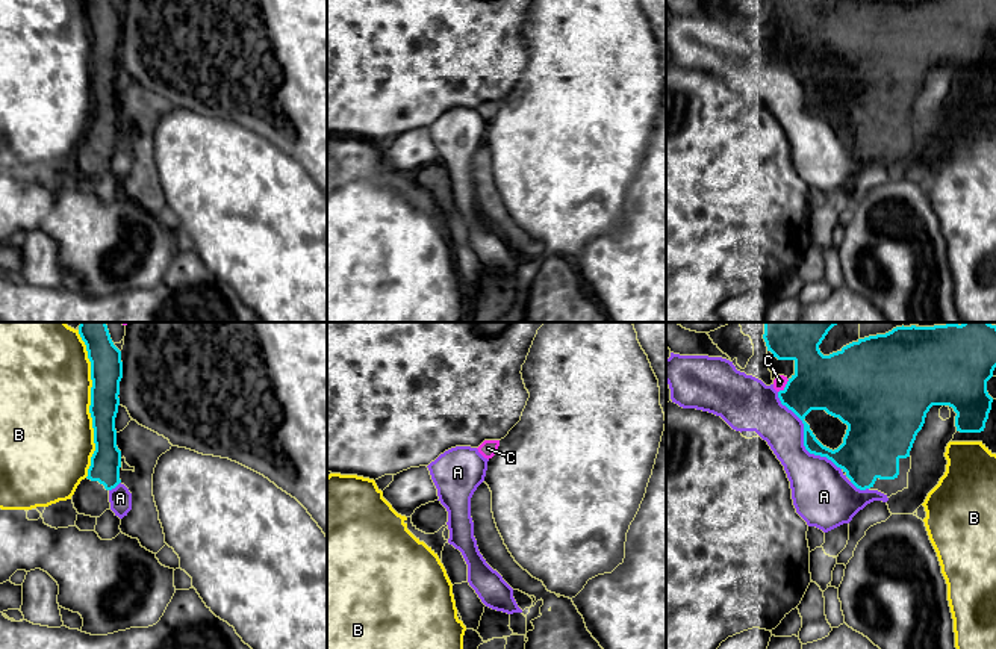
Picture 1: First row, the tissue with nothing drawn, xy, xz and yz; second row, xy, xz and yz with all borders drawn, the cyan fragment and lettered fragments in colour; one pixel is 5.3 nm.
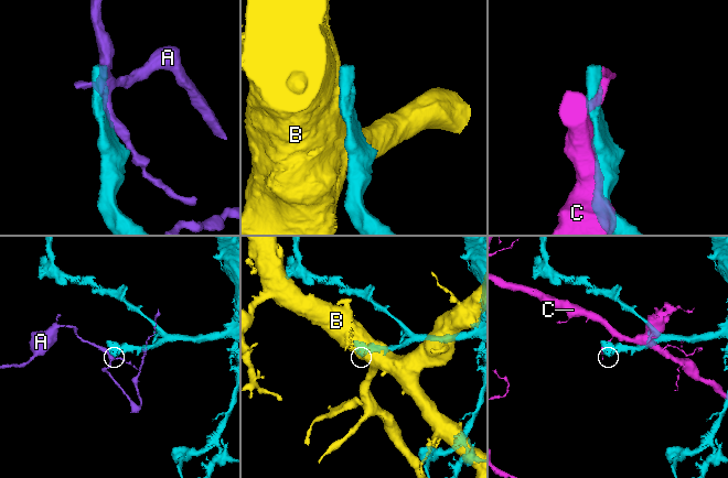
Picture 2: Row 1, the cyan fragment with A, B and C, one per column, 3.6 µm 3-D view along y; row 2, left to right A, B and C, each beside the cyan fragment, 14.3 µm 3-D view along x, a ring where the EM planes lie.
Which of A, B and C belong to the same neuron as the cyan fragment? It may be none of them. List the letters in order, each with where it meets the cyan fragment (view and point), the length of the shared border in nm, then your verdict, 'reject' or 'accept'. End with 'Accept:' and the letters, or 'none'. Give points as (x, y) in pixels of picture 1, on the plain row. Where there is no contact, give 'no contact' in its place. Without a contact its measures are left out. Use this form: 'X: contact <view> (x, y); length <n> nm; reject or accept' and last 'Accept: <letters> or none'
A: contact yz (804, 99); length 550 nm; reject
B: contact xy (90, 70); length 750 nm; reject
C: contact yz (786, 47); length 90 nm; reject
Accept: none

